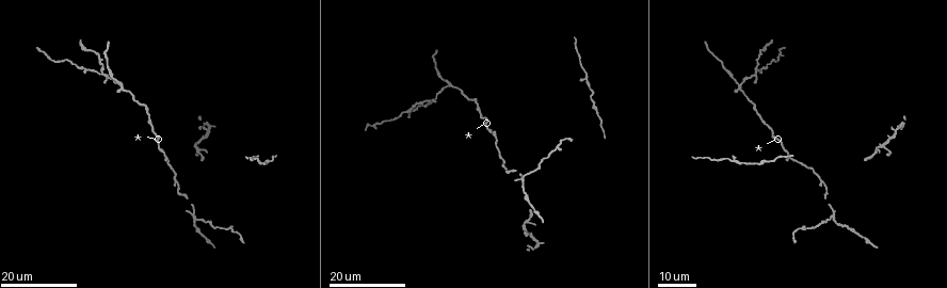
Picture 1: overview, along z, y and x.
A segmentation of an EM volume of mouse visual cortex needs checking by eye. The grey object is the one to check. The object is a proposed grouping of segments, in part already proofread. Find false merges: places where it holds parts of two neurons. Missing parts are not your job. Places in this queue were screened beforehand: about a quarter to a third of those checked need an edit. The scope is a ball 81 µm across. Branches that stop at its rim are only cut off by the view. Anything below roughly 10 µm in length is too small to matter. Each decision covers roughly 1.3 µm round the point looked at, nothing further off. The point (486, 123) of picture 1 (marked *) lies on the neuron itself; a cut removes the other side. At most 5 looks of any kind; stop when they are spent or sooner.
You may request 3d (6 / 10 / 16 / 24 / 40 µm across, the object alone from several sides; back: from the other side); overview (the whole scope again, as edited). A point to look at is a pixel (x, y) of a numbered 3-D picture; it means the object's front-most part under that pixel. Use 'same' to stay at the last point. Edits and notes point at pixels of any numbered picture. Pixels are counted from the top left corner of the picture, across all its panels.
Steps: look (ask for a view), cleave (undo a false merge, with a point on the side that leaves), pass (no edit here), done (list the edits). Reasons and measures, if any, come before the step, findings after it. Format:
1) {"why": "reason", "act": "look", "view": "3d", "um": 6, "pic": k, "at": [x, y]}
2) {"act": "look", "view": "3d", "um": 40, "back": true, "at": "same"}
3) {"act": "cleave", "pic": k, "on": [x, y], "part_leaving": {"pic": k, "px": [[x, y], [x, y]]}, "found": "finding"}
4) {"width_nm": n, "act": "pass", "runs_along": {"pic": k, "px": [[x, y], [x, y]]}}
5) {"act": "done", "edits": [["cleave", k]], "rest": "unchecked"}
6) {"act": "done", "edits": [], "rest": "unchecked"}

{"why": "four arms meet", "act": "look", "view": "3d", "um": 16, "pic": 1, "at": [194, 214]}

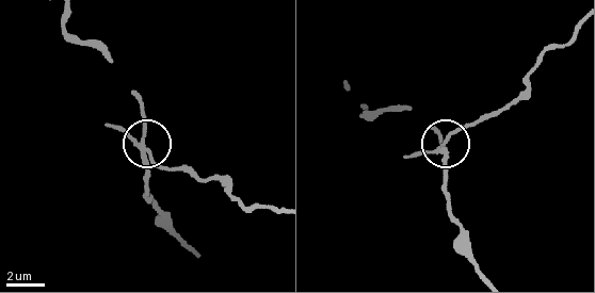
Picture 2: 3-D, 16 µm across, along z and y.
{"act": "look", "view": "3d", "um": 10, "pic": 2, "at": [144, 151]}

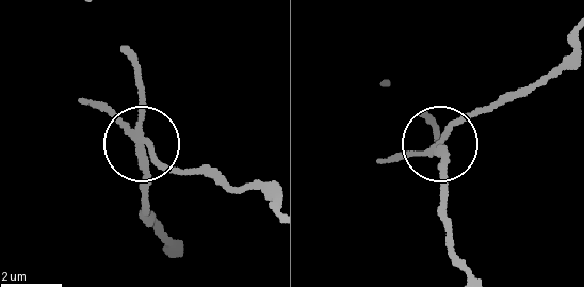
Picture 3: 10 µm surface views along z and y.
{"arms": 4, "act": "cleave", "pic": 3, "on": [101, 107], "found": "a second neuron is stuck on"}

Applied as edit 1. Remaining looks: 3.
{"why": "arms part here", "act": "look", "view": "3d", "um": 24, "pic": 1, "at": [739, 85]}

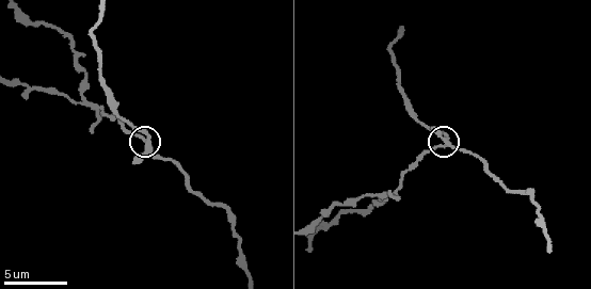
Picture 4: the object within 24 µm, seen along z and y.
{"act": "look", "view": "3d", "um": 10, "pic": 4, "at": [146, 140]}

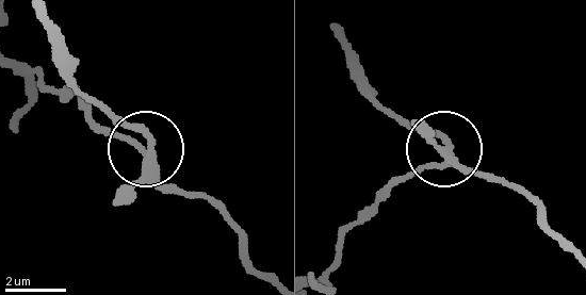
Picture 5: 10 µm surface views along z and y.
{"arms": 3, "act": "pass", "runs_along": {"pic": 5, "px": [[264, 275], [241, 236], [164, 183], [149, 145], [98, 101]]}, "found": "continuous, no second neuron"}

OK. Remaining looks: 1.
{"act": "done", "edits": [["cleave", 3]], "rest": "unchecked"}

